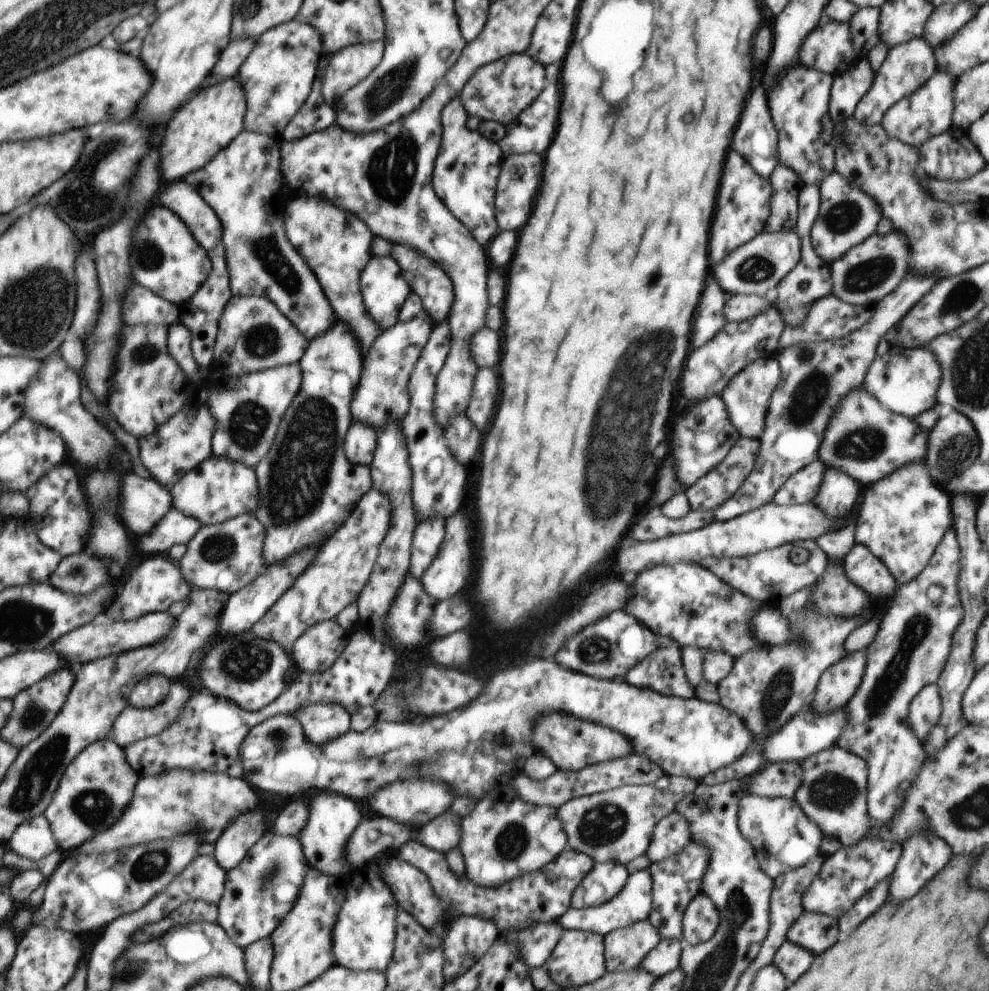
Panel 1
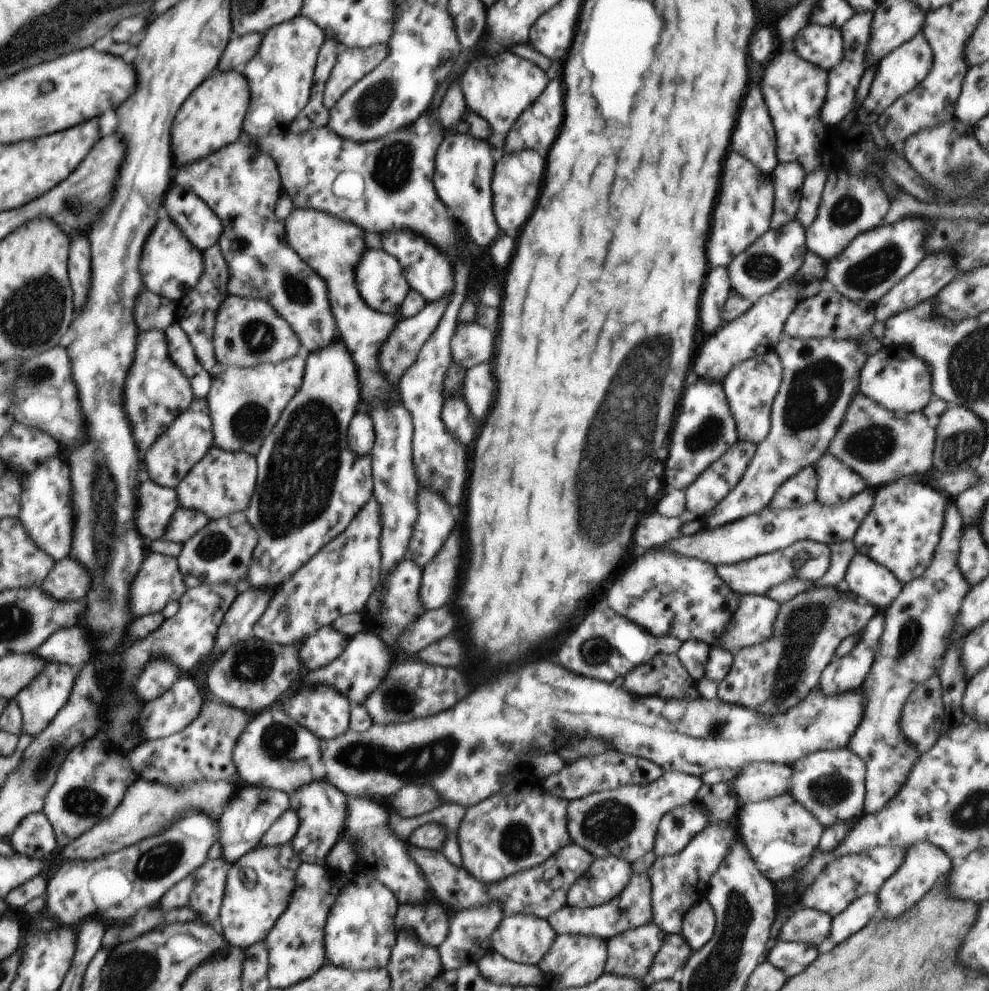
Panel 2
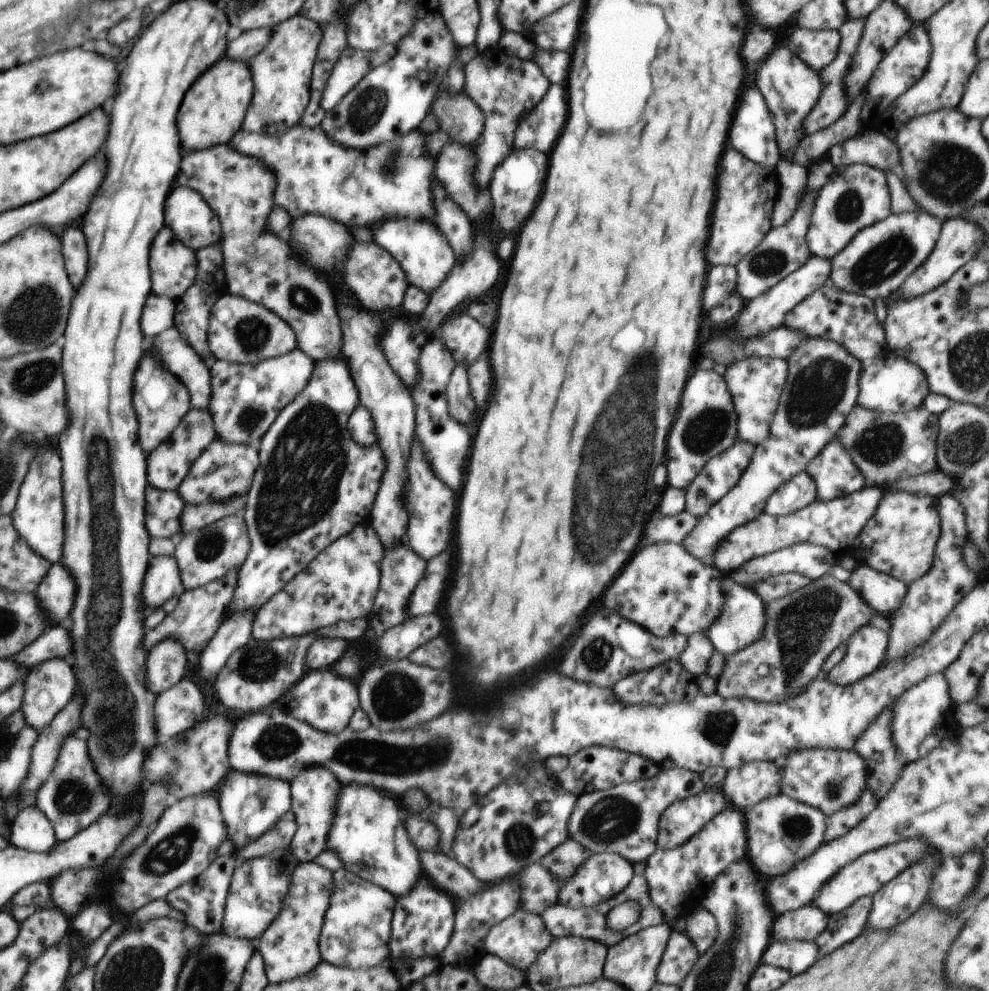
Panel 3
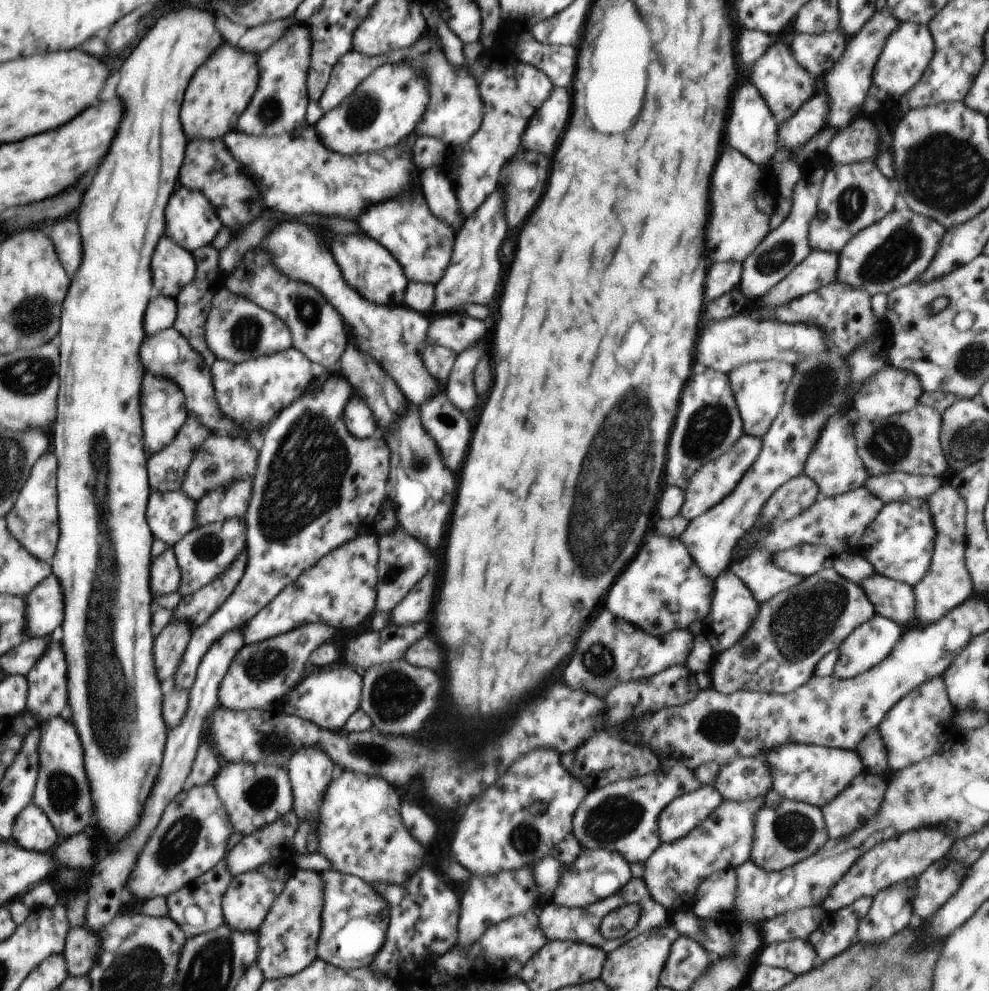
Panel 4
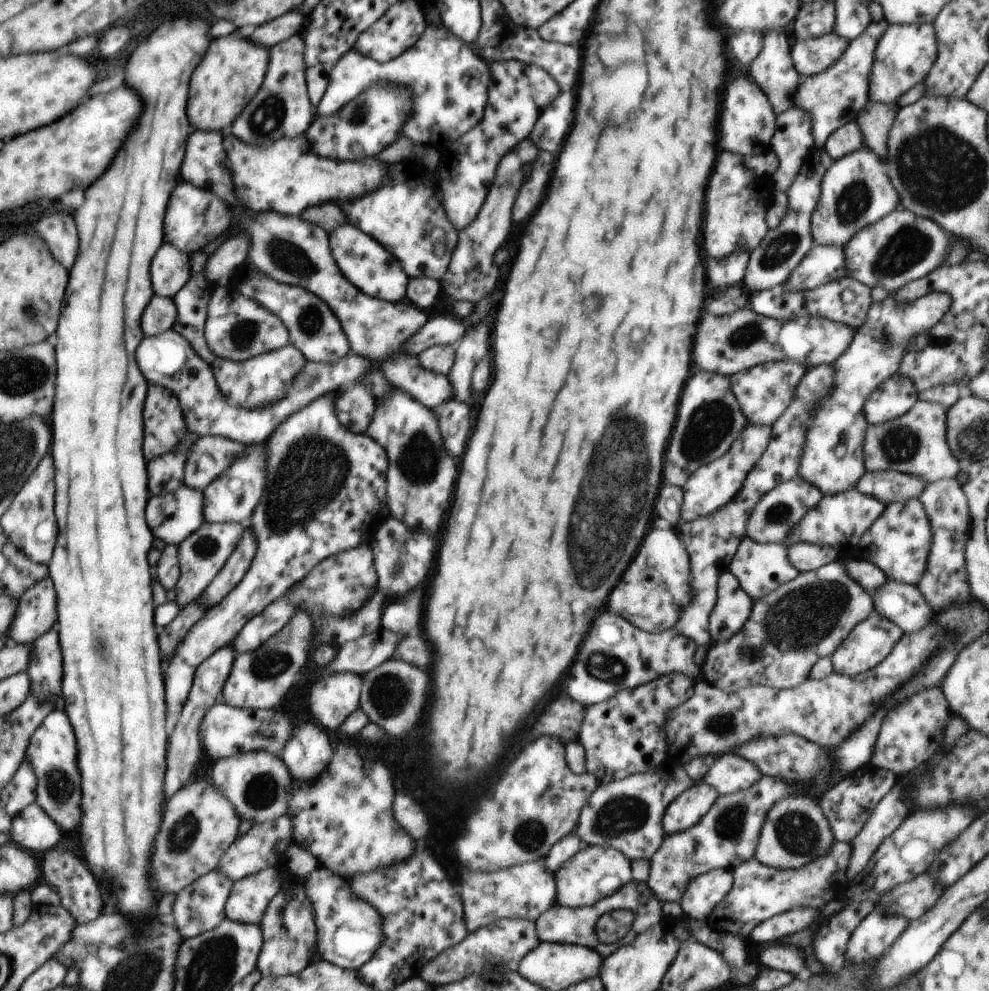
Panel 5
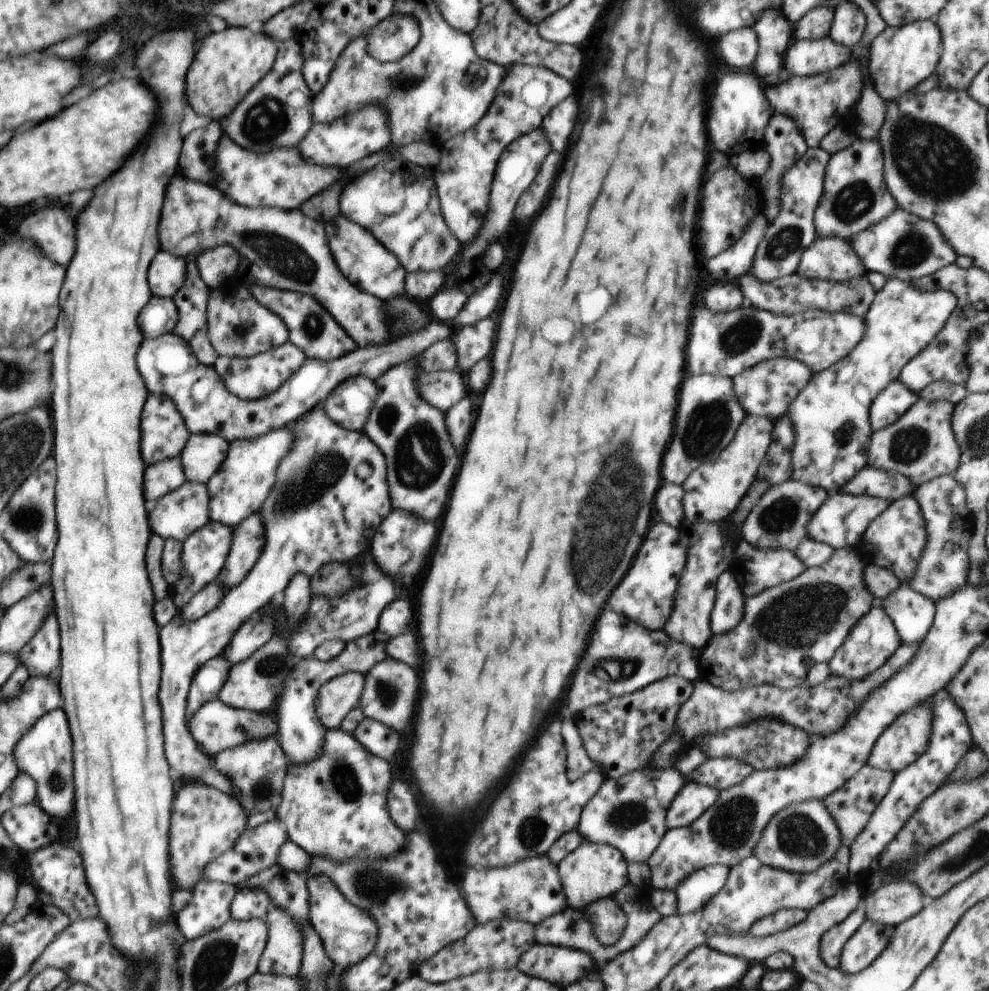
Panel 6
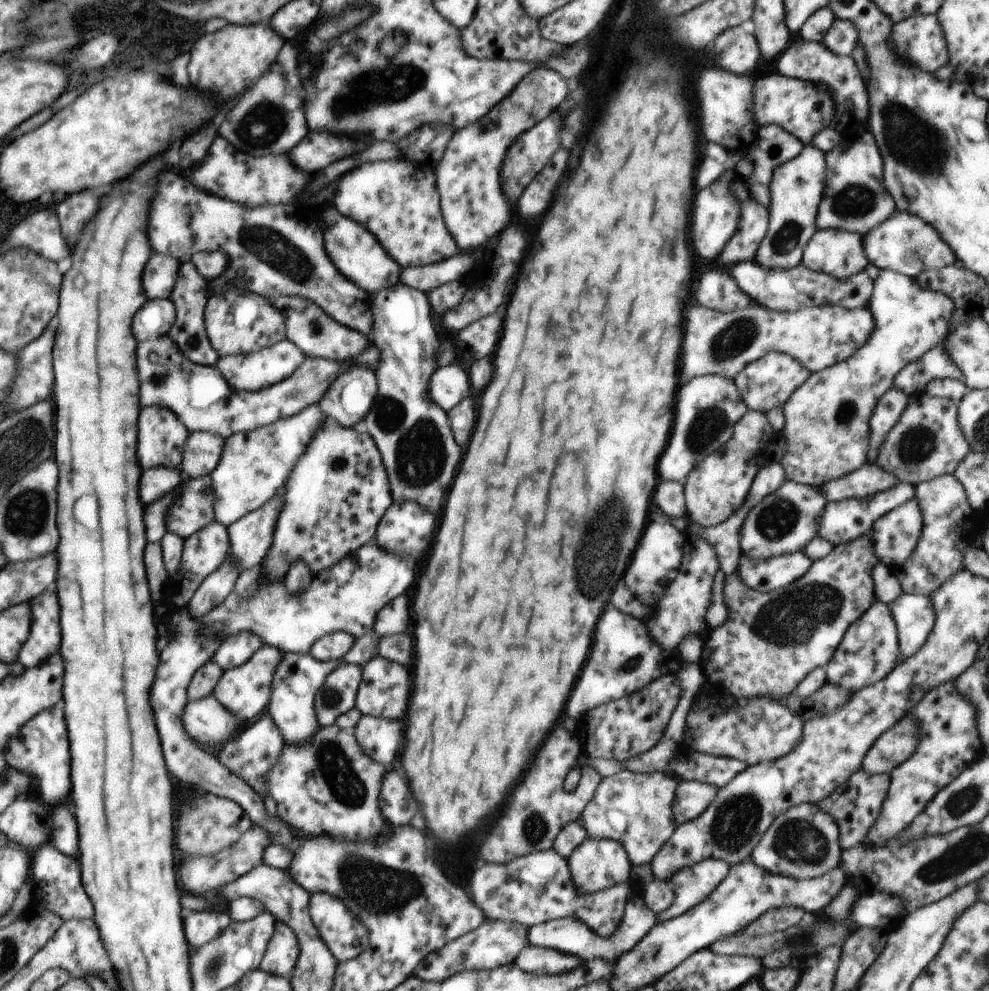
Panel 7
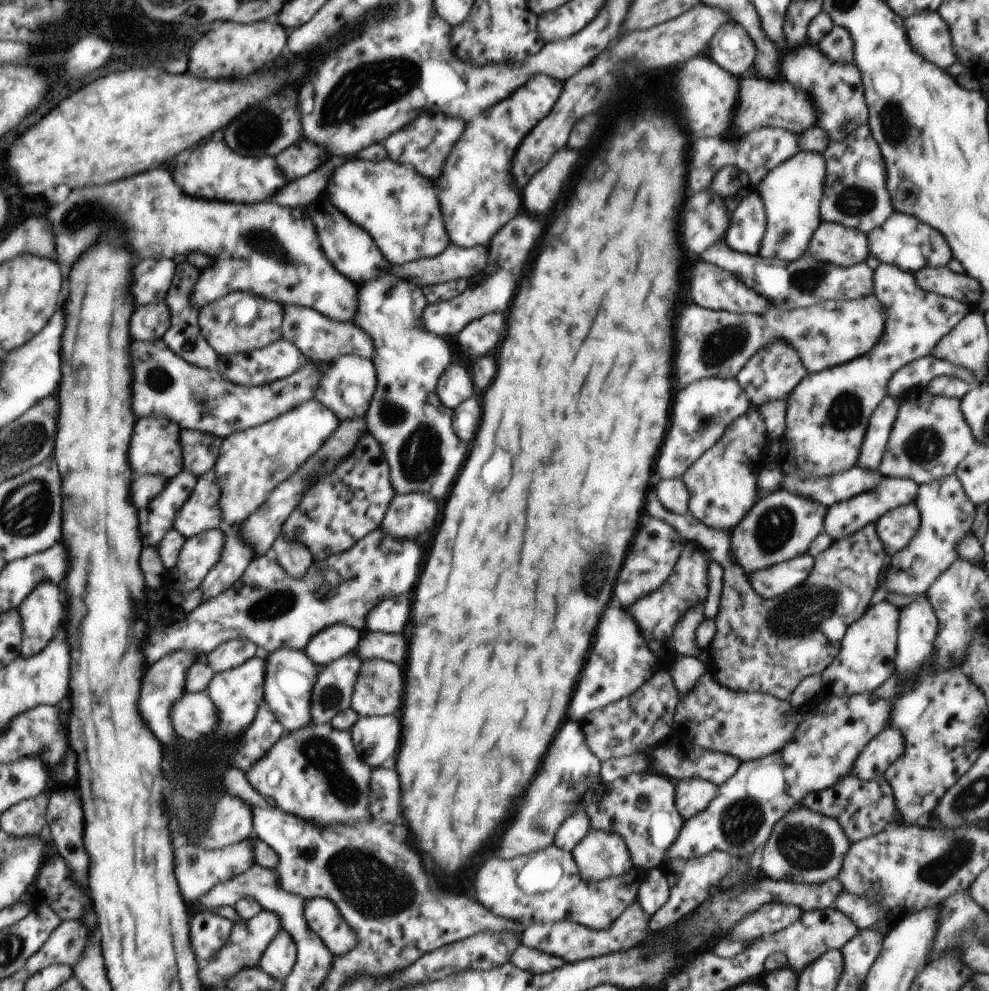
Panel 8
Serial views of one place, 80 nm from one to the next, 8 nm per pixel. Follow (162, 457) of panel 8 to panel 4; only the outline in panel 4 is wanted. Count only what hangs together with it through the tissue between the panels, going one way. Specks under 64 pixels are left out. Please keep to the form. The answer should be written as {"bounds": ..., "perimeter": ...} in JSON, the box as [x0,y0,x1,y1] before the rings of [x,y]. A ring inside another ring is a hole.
{"bounds":[140,370,188,456],"perimeter":[[[146,370],[142,388],[140,388],[140,406],[142,406],[142,424],[144,424],[144,448],[146,448],[146,454],[150,456],[152,452],[162,450],[166,442],[176,436],[176,430],[184,424],[188,415],[185,396],[175,382],[166,377],[158,378]]]}

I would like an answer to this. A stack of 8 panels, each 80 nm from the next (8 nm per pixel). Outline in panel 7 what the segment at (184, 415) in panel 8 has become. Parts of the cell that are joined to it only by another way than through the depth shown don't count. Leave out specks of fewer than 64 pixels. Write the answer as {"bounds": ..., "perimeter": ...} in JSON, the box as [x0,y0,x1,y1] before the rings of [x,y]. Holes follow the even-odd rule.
{"bounds":[136,336,349,440],"perimeter":[[[168,336],[138,344],[136,358],[142,406],[166,406],[182,420],[182,424],[190,432],[204,430],[225,440],[234,434],[252,433],[252,430],[273,424],[280,418],[290,418],[306,406],[319,404],[328,386],[340,376],[349,362],[306,357],[300,368],[282,382],[263,390],[246,391],[233,390],[215,367],[191,362]]]}

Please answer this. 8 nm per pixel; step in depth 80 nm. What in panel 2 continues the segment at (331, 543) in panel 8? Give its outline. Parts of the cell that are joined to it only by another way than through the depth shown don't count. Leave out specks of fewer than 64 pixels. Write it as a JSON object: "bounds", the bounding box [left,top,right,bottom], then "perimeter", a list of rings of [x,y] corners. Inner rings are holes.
{"bounds":[244,342,373,590],"perimeter":[[[332,342],[332,344],[328,344],[328,346],[324,346],[324,348],[316,350],[316,352],[306,353],[305,359],[305,373],[300,390],[297,390],[297,393],[292,397],[292,400],[290,400],[290,402],[288,403],[288,406],[282,411],[282,414],[280,415],[278,422],[274,425],[274,428],[272,429],[272,432],[268,435],[268,438],[264,440],[263,445],[260,447],[260,452],[257,454],[255,458],[255,461],[257,462],[257,485],[254,489],[254,494],[251,496],[251,501],[249,502],[248,508],[244,511],[244,514],[246,515],[248,522],[250,522],[252,526],[255,526],[258,535],[258,544],[256,545],[255,552],[252,553],[251,565],[249,566],[247,576],[245,577],[245,584],[248,583],[248,587],[270,587],[271,589],[274,590],[276,590],[276,588],[279,588],[284,581],[290,578],[290,576],[292,576],[305,562],[308,562],[310,558],[312,558],[325,544],[328,544],[328,542],[330,542],[333,538],[336,538],[338,534],[340,534],[344,529],[346,529],[346,526],[350,524],[350,520],[354,518],[356,512],[358,512],[358,510],[360,510],[360,507],[364,506],[364,504],[366,504],[366,502],[368,502],[368,500],[370,500],[372,496],[373,476],[371,455],[368,455],[367,457],[357,457],[349,449],[349,446],[347,445],[347,427],[349,416],[357,412],[358,404],[361,400],[361,386],[359,385],[359,374],[357,372],[356,364],[354,364],[354,360],[352,360],[352,354],[348,352],[348,348],[346,348],[346,346],[342,344],[342,342]]]}

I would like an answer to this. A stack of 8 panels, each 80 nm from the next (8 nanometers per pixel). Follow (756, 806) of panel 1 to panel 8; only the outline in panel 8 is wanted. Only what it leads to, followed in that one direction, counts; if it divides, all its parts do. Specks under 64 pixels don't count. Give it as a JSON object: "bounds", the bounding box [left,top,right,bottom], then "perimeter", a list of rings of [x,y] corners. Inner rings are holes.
{"bounds":[762,806,852,884],"perimeter":[[[806,806],[790,810],[776,822],[764,850],[762,850],[762,872],[772,880],[800,882],[800,884],[824,884],[826,880],[839,878],[852,842],[838,820],[812,812]]]}

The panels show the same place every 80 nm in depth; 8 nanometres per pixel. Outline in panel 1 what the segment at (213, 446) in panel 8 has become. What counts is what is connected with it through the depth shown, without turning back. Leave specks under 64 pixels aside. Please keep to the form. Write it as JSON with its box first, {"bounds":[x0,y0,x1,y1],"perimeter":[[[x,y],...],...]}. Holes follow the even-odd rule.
{"bounds":[170,458,260,526],"perimeter":[[[210,458],[202,462],[196,470],[190,470],[180,482],[170,488],[172,504],[176,510],[196,518],[202,526],[211,526],[226,522],[230,518],[251,515],[260,501],[260,490],[254,468],[244,466],[232,458]]]}

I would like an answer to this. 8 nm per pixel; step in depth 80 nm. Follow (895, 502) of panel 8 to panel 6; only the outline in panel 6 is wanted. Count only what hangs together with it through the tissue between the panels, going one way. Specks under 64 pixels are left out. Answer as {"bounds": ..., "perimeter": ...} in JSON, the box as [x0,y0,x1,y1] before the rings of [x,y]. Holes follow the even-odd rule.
{"bounds":[806,491,891,550],"perimeter":[[[842,491],[830,493],[806,523],[807,536],[813,541],[832,545],[835,550],[855,548],[861,542],[868,525],[879,517],[891,502],[880,497],[853,495]]]}

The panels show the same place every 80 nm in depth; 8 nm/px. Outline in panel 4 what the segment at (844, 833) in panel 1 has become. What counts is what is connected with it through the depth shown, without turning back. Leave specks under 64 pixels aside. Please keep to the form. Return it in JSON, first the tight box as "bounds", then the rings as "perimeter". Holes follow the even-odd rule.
{"bounds":[761,743,866,808],"perimeter":[[[786,743],[761,755],[773,774],[773,788],[781,797],[822,808],[832,802],[851,782],[866,770],[857,752],[836,747]]]}

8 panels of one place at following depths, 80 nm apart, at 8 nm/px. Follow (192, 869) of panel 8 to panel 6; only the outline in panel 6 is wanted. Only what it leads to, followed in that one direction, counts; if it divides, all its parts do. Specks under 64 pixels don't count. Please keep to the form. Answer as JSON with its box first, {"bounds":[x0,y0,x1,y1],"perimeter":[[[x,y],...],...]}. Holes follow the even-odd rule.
{"bounds":[200,817,288,886],"perimeter":[[[278,817],[259,826],[245,829],[236,839],[236,842],[224,851],[224,854],[203,868],[204,874],[200,881],[208,879],[209,881],[227,882],[234,886],[242,886],[252,875],[278,864],[280,847],[288,840],[287,828]]]}

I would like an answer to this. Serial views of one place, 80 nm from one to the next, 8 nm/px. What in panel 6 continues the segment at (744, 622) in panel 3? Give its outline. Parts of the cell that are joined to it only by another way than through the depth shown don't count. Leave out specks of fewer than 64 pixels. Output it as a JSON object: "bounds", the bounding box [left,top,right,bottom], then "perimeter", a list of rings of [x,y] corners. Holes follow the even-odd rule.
{"bounds":[710,571,744,634],"perimeter":[[[730,571],[722,572],[716,580],[716,601],[710,617],[712,634],[726,634],[742,620],[744,594]]]}

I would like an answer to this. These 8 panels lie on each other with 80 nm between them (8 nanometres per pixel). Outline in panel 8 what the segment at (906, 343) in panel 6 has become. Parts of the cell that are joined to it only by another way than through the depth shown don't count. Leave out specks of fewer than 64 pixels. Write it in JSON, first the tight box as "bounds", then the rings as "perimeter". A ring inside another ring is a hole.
{"bounds":[776,262,970,478],"perimeter":[[[880,262],[880,266],[874,271],[873,294],[876,294],[876,300],[880,302],[886,314],[886,326],[884,334],[880,336],[880,342],[876,342],[874,348],[868,354],[862,354],[860,358],[808,374],[789,395],[786,429],[780,441],[780,452],[776,461],[783,474],[792,474],[798,478],[833,476],[855,467],[869,419],[887,396],[886,388],[890,378],[906,364],[930,355],[936,344],[955,329],[970,312],[966,304],[958,302],[953,297],[944,298],[924,291],[916,284],[912,274],[886,262]]]}

